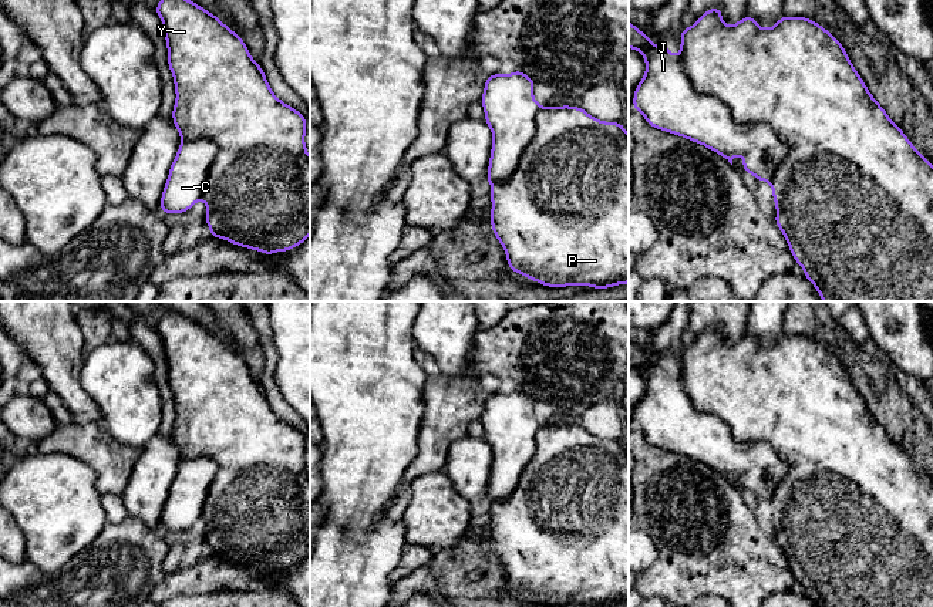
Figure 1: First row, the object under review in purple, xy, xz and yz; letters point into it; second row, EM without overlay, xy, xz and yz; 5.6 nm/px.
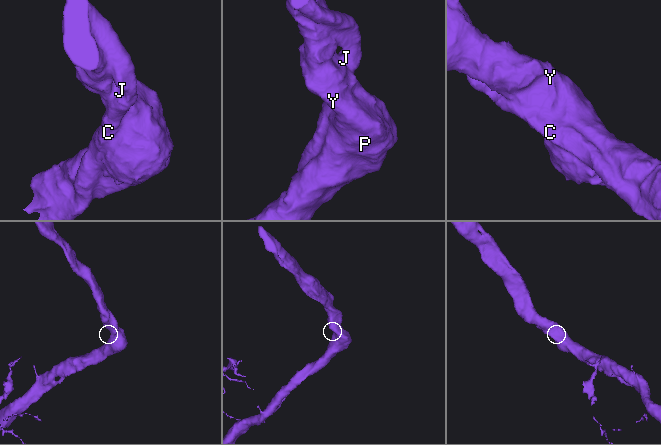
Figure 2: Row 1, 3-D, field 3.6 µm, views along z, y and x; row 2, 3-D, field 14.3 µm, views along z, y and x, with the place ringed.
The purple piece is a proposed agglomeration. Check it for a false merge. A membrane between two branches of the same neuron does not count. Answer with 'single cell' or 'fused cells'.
single cell

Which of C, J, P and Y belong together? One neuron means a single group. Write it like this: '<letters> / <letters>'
C J P Y

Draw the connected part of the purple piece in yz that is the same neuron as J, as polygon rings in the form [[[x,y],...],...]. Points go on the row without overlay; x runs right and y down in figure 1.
[[[717,326],[681,348],[680,360],[680,371],[674,375],[664,364],[654,364],[647,353],[629,340],[629,367],[639,368],[646,378],[646,391],[636,405],[633,426],[643,432],[649,444],[701,462],[731,483],[735,473],[742,473],[744,489],[771,502],[777,526],[775,543],[815,607],[933,607],[933,482],[915,468],[902,446],[887,435],[856,391],[843,364],[828,348],[814,338],[785,334],[771,347],[761,347],[748,334],[728,345],[723,340],[721,326]]]

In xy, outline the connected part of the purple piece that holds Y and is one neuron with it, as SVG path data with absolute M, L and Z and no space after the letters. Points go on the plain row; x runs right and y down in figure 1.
M165 311L155 330L164 343L168 384L175 401L172 438L182 456L159 520L162 530L183 532L202 517L208 525L209 554L265 573L302 563L310 553L310 473L304 463L304 434L273 412L245 360L216 334L172 311Z

